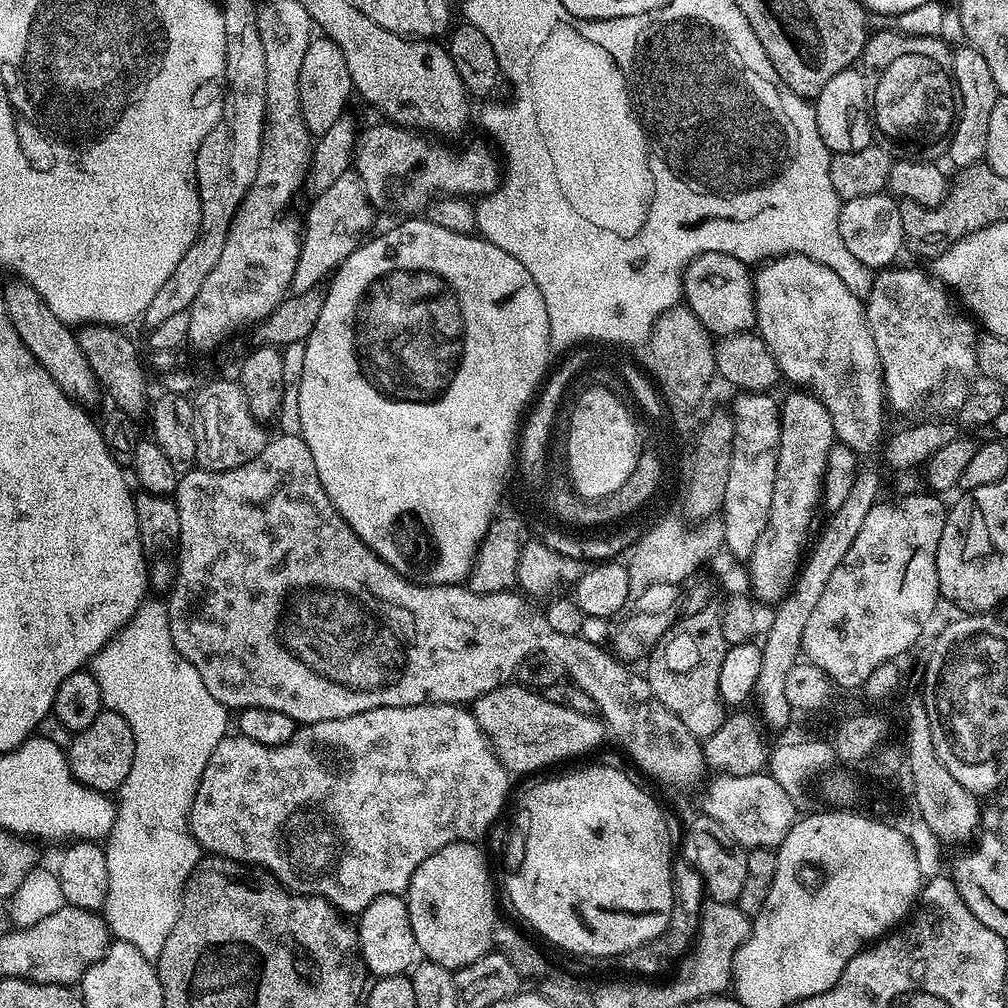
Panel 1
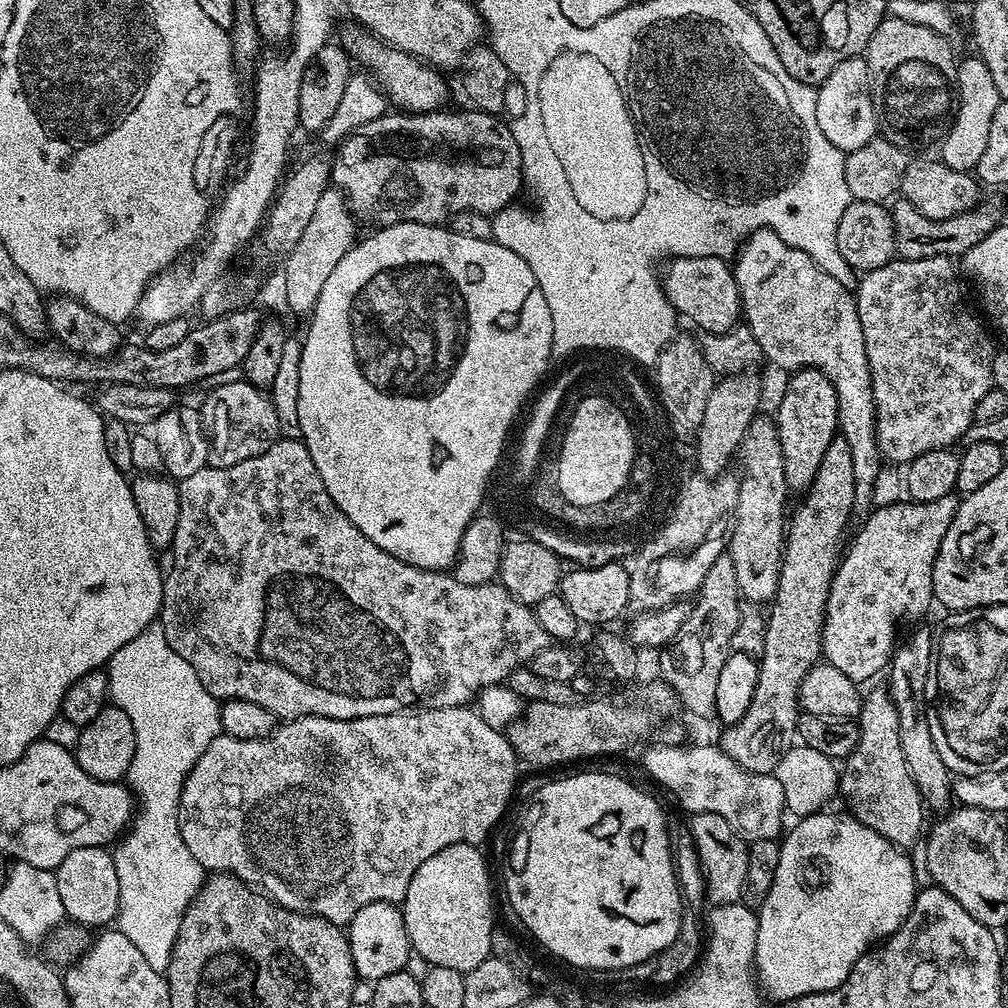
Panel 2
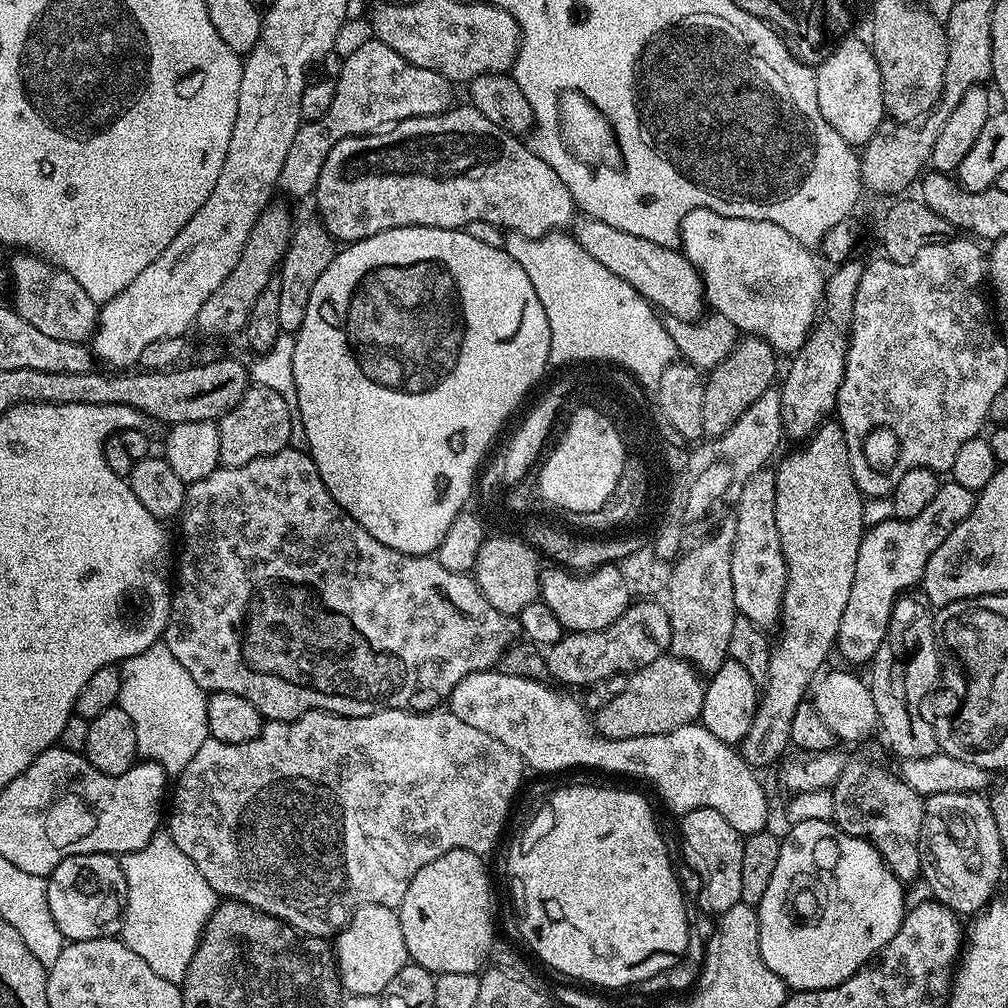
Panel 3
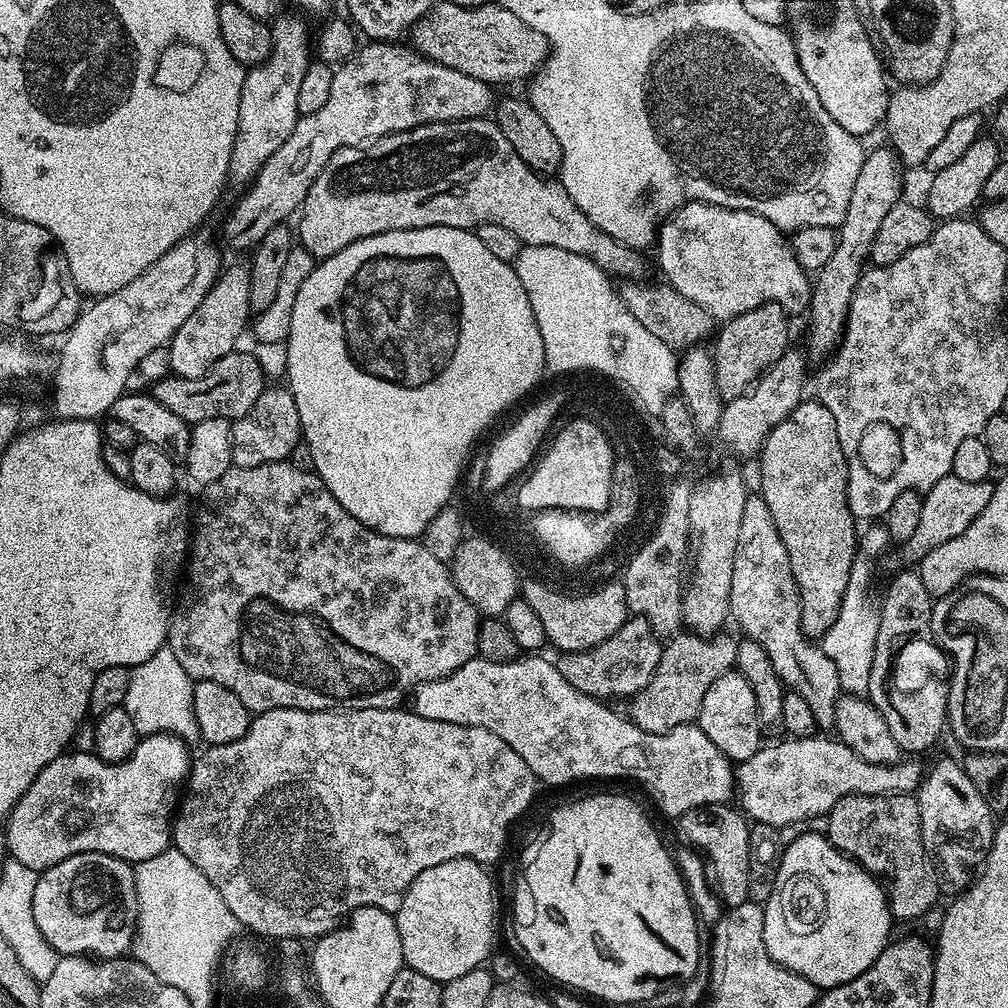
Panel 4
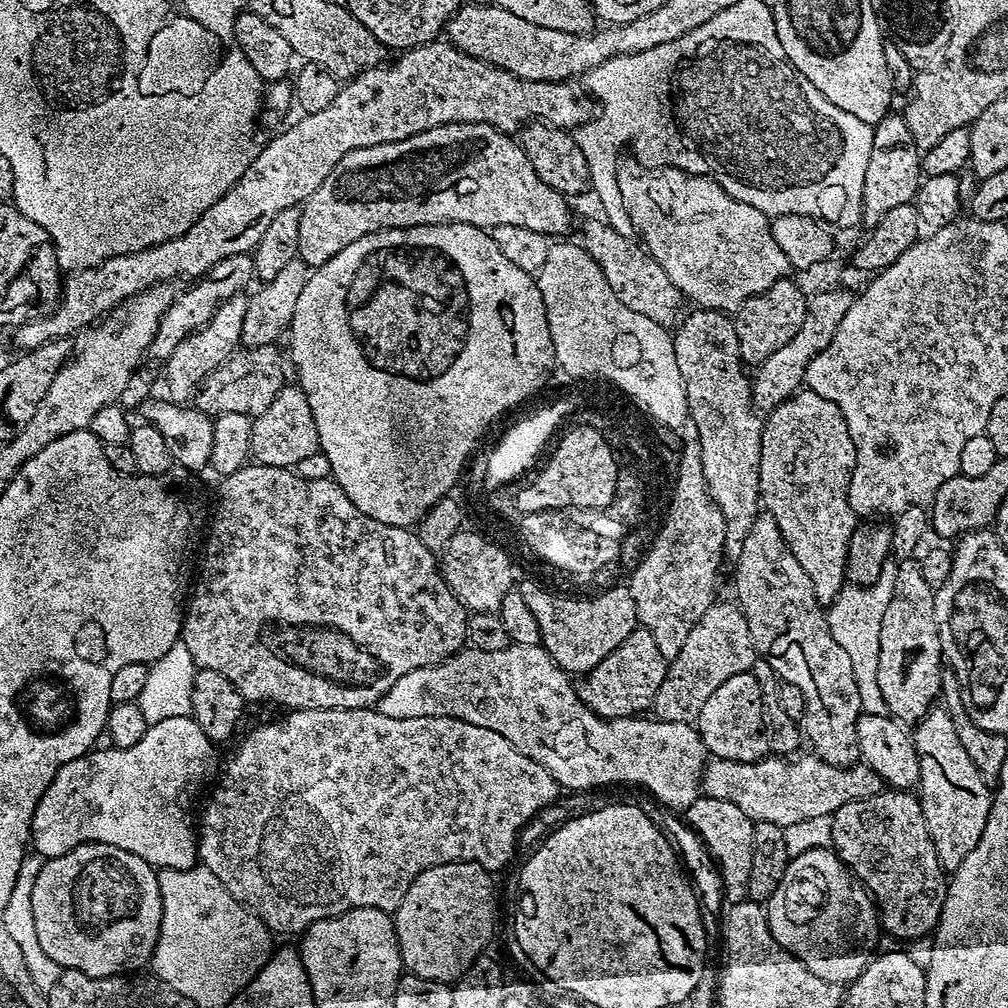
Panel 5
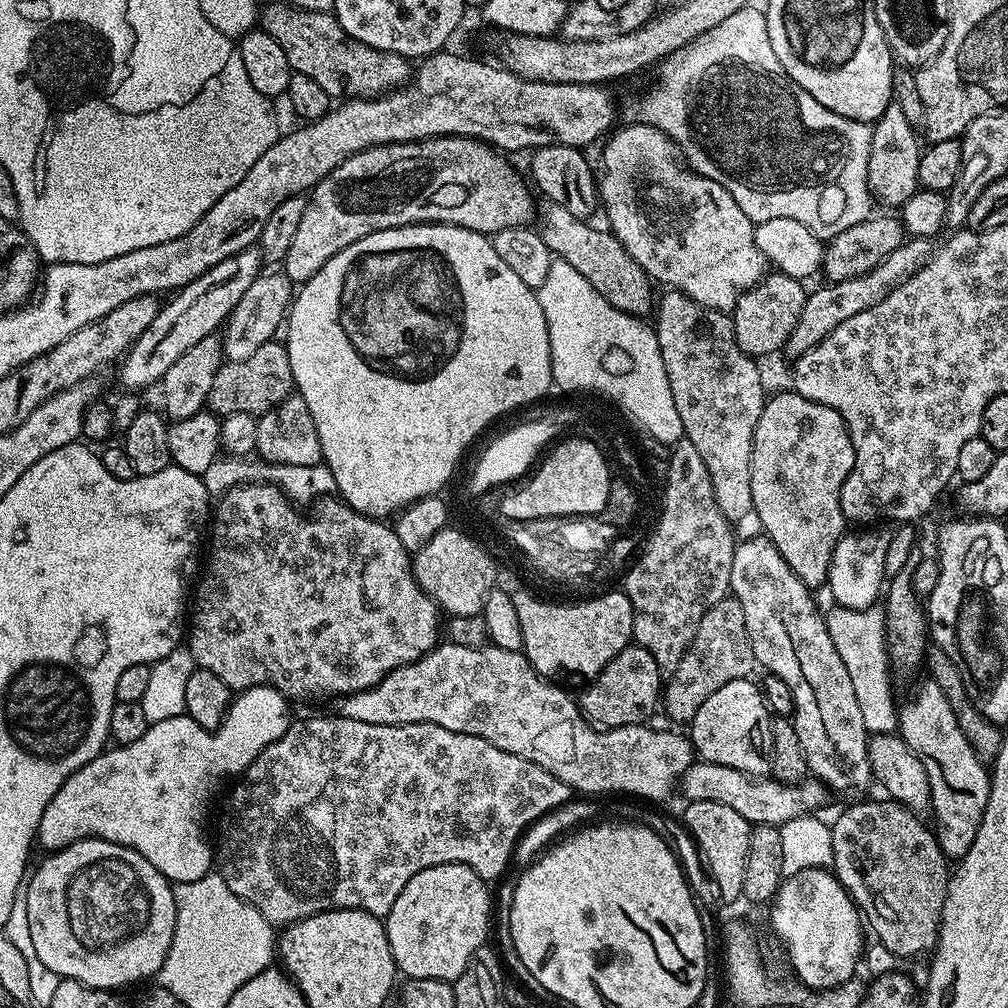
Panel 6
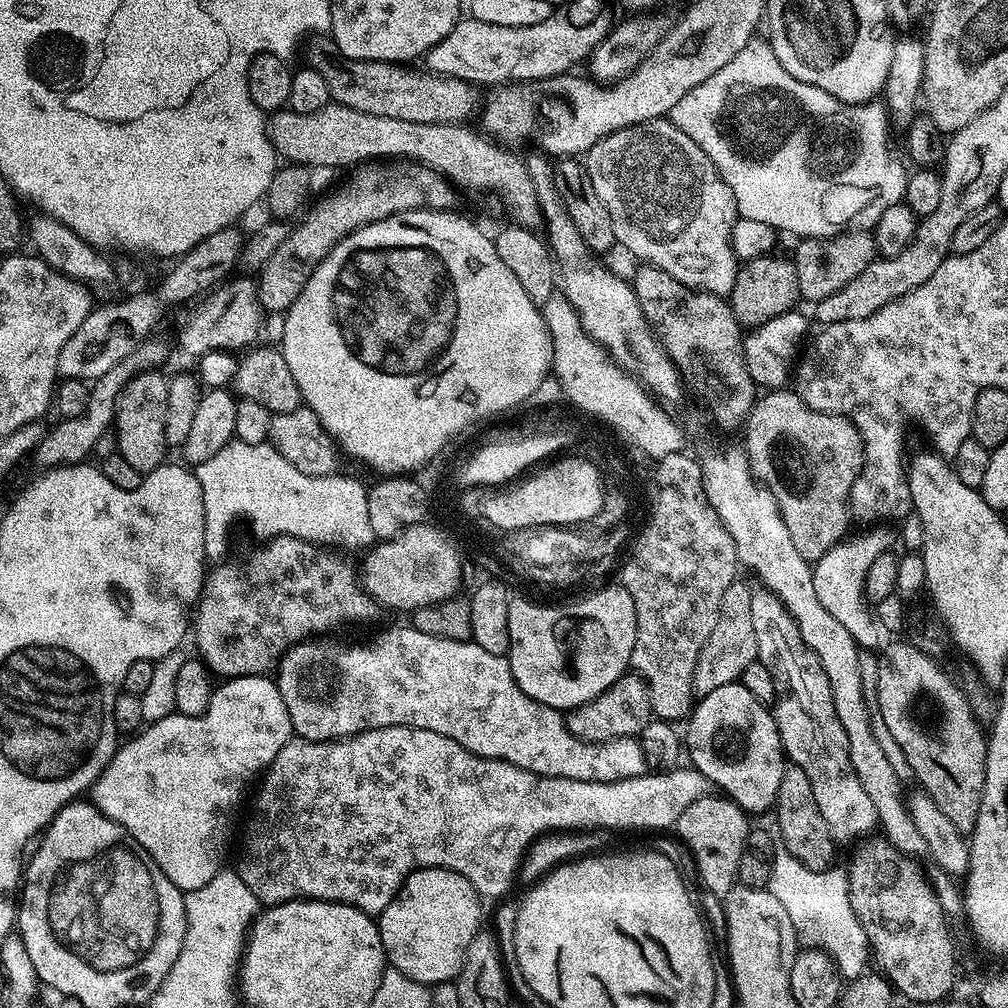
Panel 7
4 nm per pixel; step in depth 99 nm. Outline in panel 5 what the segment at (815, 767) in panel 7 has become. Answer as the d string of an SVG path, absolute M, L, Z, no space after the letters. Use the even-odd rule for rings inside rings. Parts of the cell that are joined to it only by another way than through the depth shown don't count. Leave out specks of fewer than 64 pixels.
M767 514L757 515L755 521L750 526L750 532L746 534L746 542L742 546L740 555L735 557L734 564L736 564L736 597L735 603L738 605L741 614L744 615L746 626L748 627L748 636L752 640L752 646L756 649L759 659L765 660L766 663L776 671L777 677L785 684L793 684L798 686L798 690L802 690L802 698L804 699L804 718L802 721L802 736L805 741L812 743L811 751L820 759L826 761L827 764L833 764L839 768L846 768L858 760L858 753L856 751L856 723L862 714L860 709L859 696L854 691L852 680L850 661L846 656L846 652L838 646L828 630L828 622L825 613L821 607L816 603L815 597L812 594L812 587L806 578L806 574L802 574L802 568L798 566L798 562L790 554L790 550L786 546L786 542L782 538L782 534L778 530L778 526L774 522L772 516Z

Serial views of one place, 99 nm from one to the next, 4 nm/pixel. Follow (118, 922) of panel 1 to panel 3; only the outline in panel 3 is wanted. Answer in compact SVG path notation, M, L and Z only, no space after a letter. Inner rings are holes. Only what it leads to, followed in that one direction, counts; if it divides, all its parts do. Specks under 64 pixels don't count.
M162 642L142 650L142 654L134 654L119 669L122 690L118 707L126 710L130 722L134 722L137 753L145 761L161 764L169 777L179 776L190 758L198 754L202 742L210 739L206 722L208 696ZM164 830L157 831L142 850L127 853L122 863L128 887L128 903L122 917L123 942L154 974L183 985L190 958L194 958L200 936L216 909L216 891Z

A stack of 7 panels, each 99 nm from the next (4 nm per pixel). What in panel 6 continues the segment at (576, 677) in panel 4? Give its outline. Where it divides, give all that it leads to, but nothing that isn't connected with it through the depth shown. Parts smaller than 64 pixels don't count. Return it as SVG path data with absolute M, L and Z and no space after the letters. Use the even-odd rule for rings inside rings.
M639 646L623 648L589 684L578 696L578 707L581 716L600 730L644 724L662 700L661 670L652 655Z

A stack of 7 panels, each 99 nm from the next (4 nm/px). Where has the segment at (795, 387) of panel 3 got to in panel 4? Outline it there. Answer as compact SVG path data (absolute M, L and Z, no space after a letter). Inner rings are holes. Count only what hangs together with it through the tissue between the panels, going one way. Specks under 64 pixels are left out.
M888 146L876 148L873 152L871 149L864 157L862 170L858 170L858 178L854 181L854 190L850 190L850 202L846 206L846 218L838 225L836 249L834 254L830 254L830 262L826 262L826 266L815 273L812 299L806 309L806 316L809 316L806 352L813 361L823 361L844 337L850 302L854 298L860 275L869 263L874 234L878 234L878 226L882 226L892 207L901 203L900 171L900 158Z

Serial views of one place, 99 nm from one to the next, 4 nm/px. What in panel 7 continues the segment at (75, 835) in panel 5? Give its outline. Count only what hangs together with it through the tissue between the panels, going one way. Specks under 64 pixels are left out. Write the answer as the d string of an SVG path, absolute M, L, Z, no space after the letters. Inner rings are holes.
M268 674L263 676L233 676L215 685L210 698L210 706L204 711L203 716L173 714L161 720L153 720L143 731L133 735L129 739L132 740L129 744L121 743L112 756L111 762L104 767L102 774L92 785L90 800L103 816L110 818L115 824L120 824L124 828L124 831L134 841L135 847L147 859L156 863L160 876L164 880L174 882L174 886L178 886L183 893L193 892L198 890L198 886L206 886L206 882L210 882L210 878L214 878L214 874L222 871L223 864L220 863L224 860L224 843L232 836L232 815L235 814L236 807L239 806L240 799L243 798L244 791L248 788L248 783L252 779L255 781L261 773L272 765L278 750L282 750L282 746L286 746L286 742L293 739L293 736L292 723L286 710L286 702L282 702L282 694L278 690L275 679Z

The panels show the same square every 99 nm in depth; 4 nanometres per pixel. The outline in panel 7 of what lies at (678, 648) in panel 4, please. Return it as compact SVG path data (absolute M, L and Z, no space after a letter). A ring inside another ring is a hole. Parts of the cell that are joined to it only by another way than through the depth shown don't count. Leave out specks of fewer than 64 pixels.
M736 579L722 594L718 622L706 638L706 646L696 659L696 669L692 678L692 686L697 697L710 694L710 690L718 690L718 686L735 684L741 679L748 666L758 660L756 639L754 638L754 622L750 622L750 598L753 589L743 584L743 579Z

